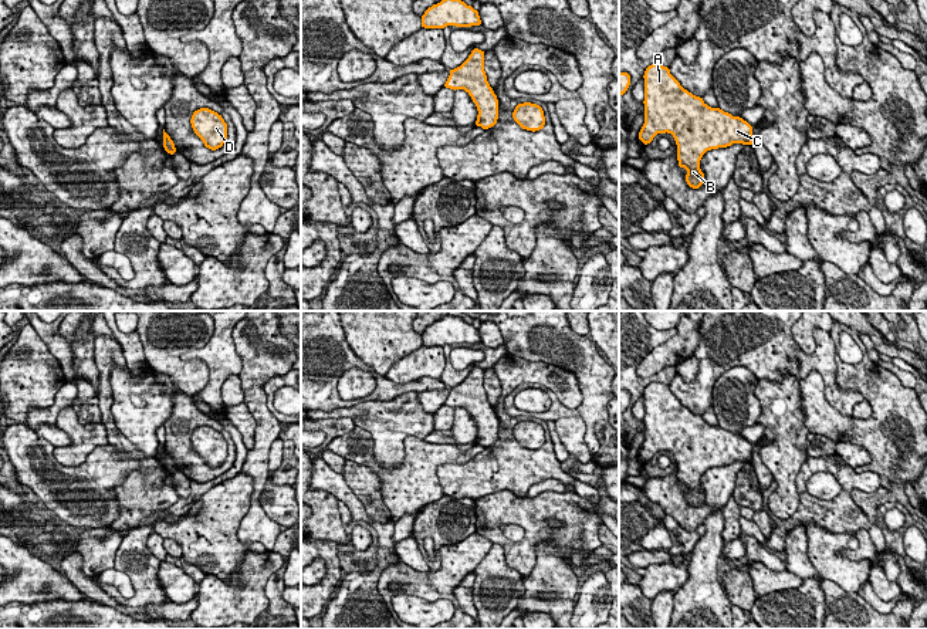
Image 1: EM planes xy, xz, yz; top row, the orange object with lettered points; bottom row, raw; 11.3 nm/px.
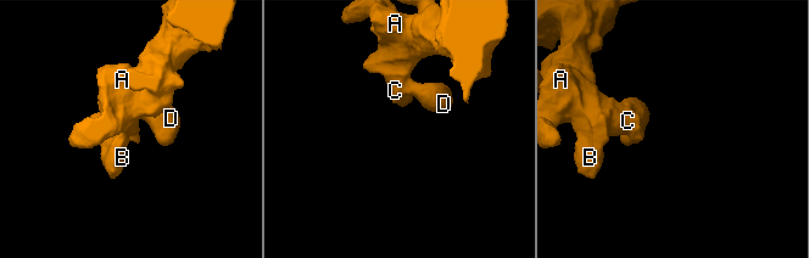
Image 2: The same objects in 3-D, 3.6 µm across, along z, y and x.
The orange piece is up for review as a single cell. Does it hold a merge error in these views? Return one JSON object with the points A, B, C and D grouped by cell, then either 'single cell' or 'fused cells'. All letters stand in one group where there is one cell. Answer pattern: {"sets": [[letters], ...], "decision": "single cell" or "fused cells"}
{"sets": [["A", "B", "C", "D"]], "decision": "single cell"}

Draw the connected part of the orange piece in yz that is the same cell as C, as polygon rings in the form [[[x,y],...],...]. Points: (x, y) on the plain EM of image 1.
[[[652,382],[644,389],[644,442],[639,457],[647,463],[657,452],[671,452],[677,463],[679,484],[687,488],[686,500],[698,507],[704,501],[700,478],[707,469],[733,461],[752,463],[752,444],[740,434],[708,425],[703,416],[684,408],[667,385]]]

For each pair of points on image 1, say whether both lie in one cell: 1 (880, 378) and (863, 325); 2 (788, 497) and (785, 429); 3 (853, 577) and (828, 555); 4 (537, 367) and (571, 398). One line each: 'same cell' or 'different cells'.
1: different cells
2: same cell
3: same cell
4: same cell

